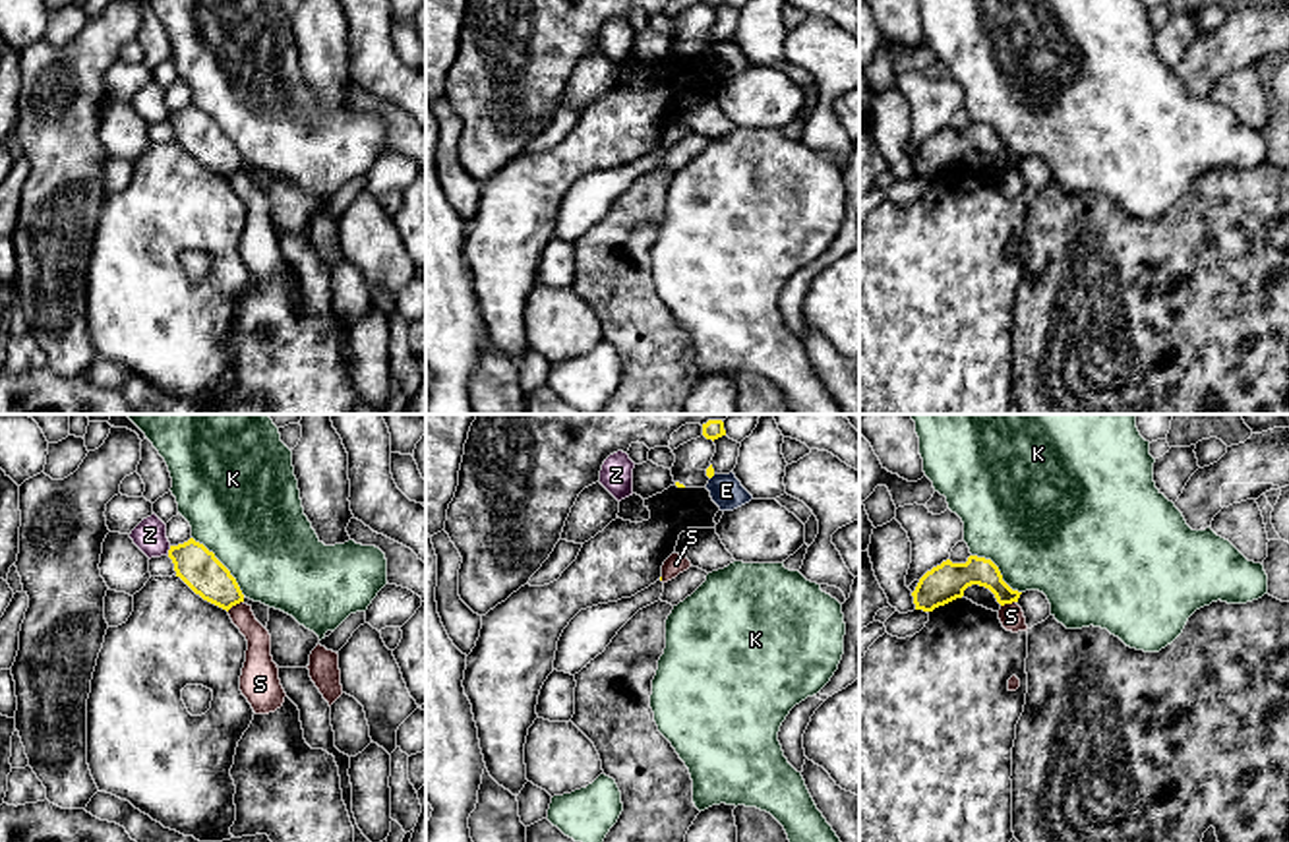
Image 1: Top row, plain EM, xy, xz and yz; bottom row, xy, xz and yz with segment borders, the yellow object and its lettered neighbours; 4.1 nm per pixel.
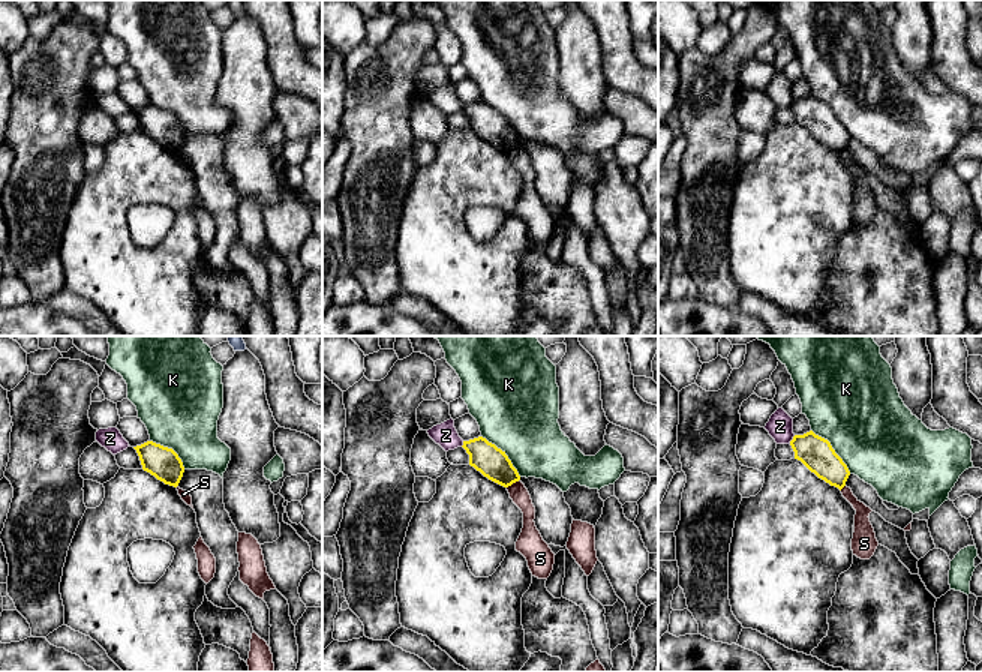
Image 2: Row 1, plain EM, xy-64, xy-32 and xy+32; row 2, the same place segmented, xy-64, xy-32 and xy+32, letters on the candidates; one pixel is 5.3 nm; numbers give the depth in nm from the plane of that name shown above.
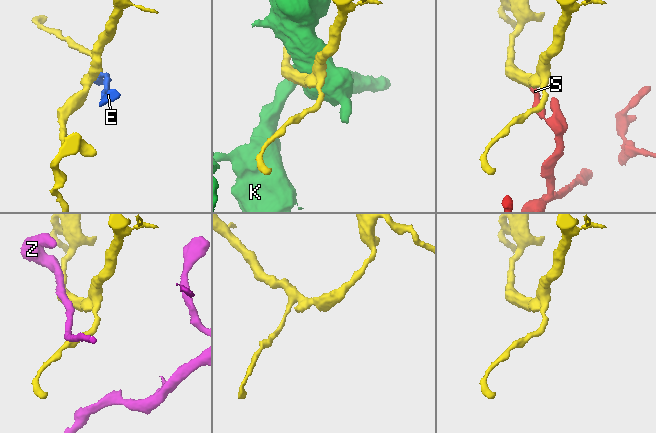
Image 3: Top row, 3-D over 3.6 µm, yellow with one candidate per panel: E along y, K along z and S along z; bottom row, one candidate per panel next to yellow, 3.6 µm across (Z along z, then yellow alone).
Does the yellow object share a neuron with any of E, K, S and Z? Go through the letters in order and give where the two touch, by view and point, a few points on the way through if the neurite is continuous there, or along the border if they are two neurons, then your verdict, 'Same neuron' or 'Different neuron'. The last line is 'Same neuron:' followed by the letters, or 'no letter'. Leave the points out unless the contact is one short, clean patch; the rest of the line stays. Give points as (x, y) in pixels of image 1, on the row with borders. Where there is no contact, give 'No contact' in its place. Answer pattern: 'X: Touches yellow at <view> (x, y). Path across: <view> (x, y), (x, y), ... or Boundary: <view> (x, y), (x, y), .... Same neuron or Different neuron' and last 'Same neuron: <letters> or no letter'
E: No contact. Different neuron
K: Touches yellow at xy (221, 564). Different neuron
S: Touches yellow at xy (235, 604). Boundary: xy (242, 601), (227, 610). Different neuron
Z: Touches yellow at xy (169, 550). Different neuron
Same neuron: no letter

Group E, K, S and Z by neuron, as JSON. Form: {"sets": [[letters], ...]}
{"sets": [["E"], ["K"], ["S"], ["Z"]]}

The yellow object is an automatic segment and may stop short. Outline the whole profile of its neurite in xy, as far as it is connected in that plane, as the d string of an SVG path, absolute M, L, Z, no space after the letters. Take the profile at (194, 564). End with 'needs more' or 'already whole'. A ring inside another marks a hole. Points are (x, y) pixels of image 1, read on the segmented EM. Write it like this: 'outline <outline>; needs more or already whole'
outline M190 538L184 544L170 546L168 557L180 577L203 600L230 610L244 602L244 594L230 571L203 544Z; already whole

